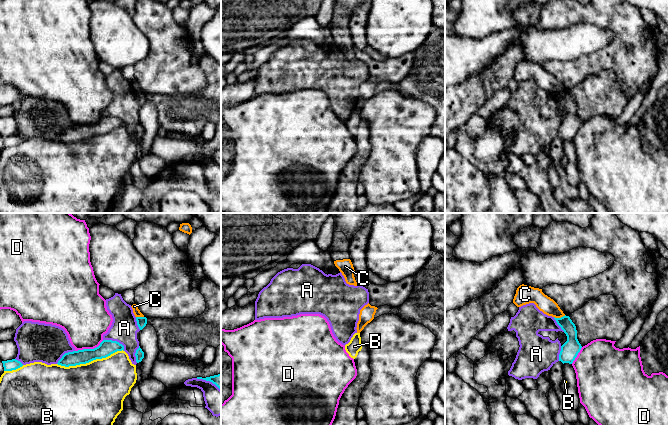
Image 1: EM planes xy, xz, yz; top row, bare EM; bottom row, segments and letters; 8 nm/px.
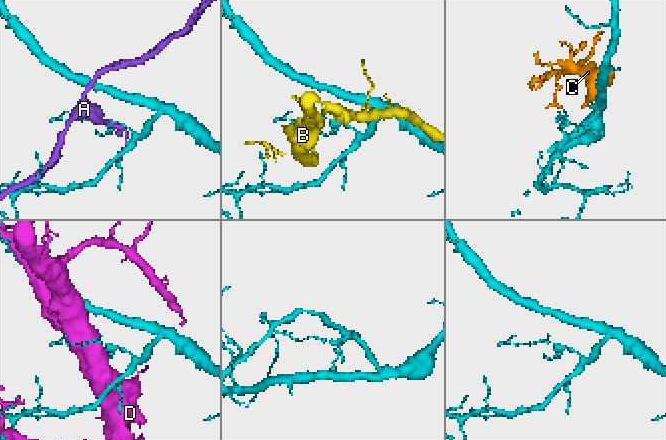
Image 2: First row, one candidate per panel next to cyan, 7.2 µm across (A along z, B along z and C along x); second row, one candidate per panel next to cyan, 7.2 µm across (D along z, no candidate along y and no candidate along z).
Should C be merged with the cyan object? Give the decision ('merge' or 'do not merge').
do not merge

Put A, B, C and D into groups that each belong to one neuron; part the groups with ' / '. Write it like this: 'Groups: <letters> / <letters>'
Groups: A / B / C / D

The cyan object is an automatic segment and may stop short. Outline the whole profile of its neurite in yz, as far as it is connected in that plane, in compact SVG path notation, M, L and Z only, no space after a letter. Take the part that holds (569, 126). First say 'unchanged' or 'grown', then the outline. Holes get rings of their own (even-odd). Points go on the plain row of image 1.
unchanged | M566 91L561 94L554 93L554 95L567 112L567 117L561 122L559 137L563 140L572 140L582 124L577 115L576 102L570 93Z

